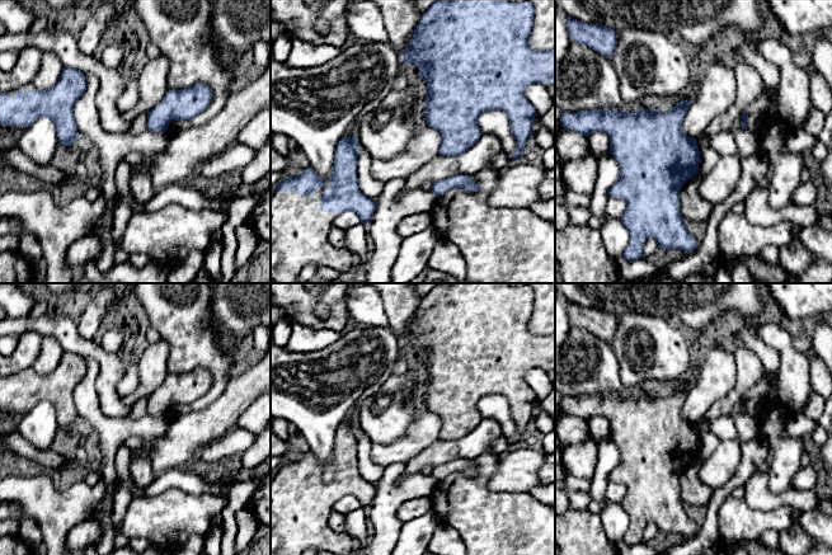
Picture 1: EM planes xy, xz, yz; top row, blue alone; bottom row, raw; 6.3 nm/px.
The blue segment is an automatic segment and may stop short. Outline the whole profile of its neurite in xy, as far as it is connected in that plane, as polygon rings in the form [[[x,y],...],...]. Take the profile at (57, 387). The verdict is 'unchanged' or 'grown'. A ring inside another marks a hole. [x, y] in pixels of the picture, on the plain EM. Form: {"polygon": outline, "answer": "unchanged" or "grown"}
{"polygon": [[[64,352],[58,366],[47,375],[33,368],[0,377],[0,415],[25,414],[36,404],[52,404],[62,433],[71,431],[77,423],[74,390],[86,375],[83,356]]], "answer": "grown"}

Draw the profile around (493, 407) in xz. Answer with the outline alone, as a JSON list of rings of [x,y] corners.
[[[488,395],[479,400],[478,410],[483,419],[492,419],[500,424],[506,438],[513,442],[518,429],[512,419],[508,400],[502,395]]]

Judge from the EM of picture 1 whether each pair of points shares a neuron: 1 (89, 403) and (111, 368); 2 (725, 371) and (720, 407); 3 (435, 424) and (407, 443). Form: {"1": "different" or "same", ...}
{"1": "different", "2": "different", "3": "same"}

